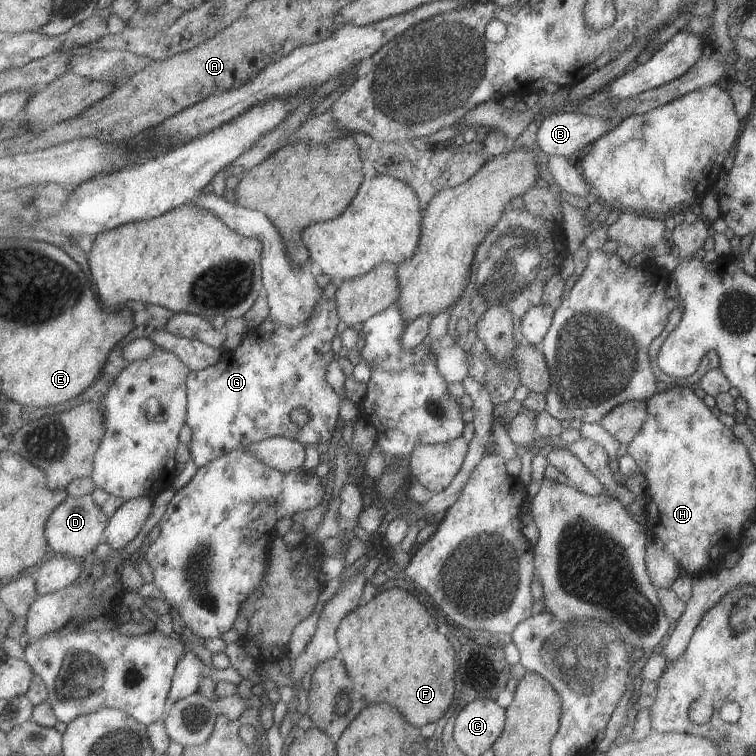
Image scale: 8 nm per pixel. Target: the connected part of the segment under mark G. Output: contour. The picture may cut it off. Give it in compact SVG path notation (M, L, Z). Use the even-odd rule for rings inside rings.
M331 278L330 283L323 288L318 306L307 321L290 327L267 316L260 325L247 332L235 350L224 350L217 364L189 374L187 424L193 432L189 450L191 458L195 459L200 468L228 452L247 449L250 444L271 437L287 437L301 441L304 445L331 442L339 422L339 406L343 399L327 380L328 366L336 353L331 348L331 342L339 334L337 326L342 321L337 300L339 284L340 281ZM297 407L308 408L311 412L311 422L307 426L299 426L291 420L290 414Z

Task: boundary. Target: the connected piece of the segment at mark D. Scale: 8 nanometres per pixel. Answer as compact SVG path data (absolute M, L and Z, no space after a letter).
M93 495L80 497L69 496L64 503L61 503L48 520L46 536L51 551L60 552L70 558L81 560L89 552L93 553L99 543L103 542L105 532L108 528L110 517L101 508L100 504L93 498Z

